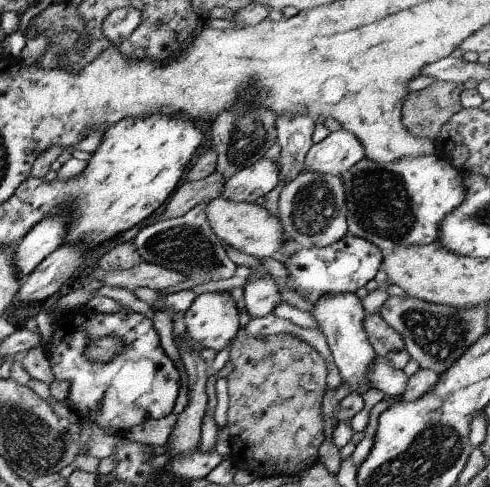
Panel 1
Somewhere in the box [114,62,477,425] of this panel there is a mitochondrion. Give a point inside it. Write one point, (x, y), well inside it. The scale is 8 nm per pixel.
(380, 199)

